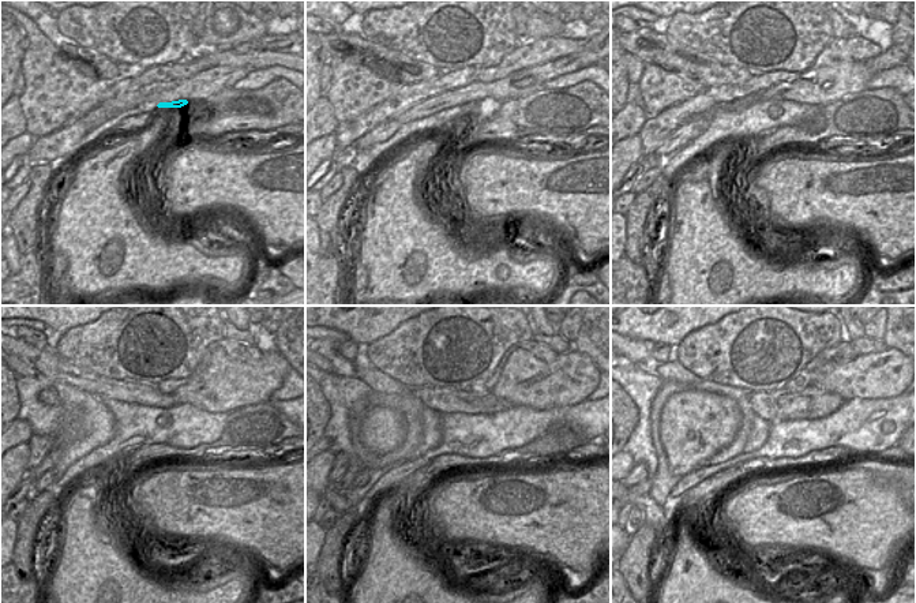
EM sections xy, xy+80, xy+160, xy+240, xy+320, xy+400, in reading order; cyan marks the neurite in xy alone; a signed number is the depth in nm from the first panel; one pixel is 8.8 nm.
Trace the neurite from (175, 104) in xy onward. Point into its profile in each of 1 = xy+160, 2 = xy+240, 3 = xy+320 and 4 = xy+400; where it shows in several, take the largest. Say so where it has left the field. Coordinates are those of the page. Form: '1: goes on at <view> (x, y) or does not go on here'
1: goes on at xy+160 (825, 85)
2: goes on at xy+240 (225, 385)
3: goes on at xy+320 (526, 381)
4: goes on at xy+400 (888, 374)

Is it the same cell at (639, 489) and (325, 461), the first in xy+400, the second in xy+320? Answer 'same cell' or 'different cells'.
different cells

